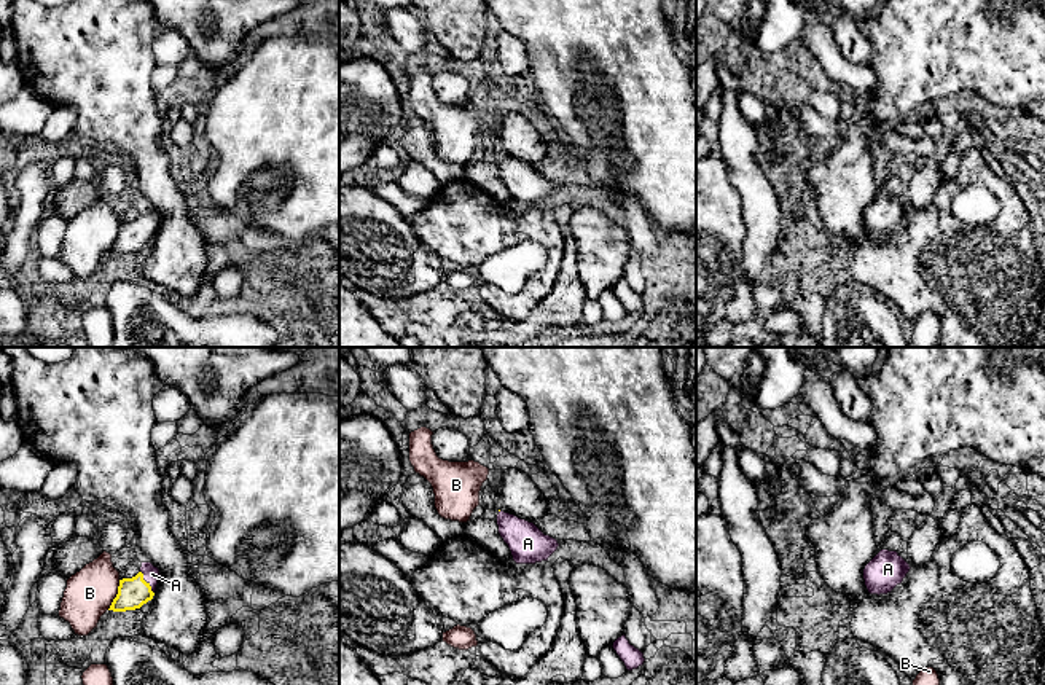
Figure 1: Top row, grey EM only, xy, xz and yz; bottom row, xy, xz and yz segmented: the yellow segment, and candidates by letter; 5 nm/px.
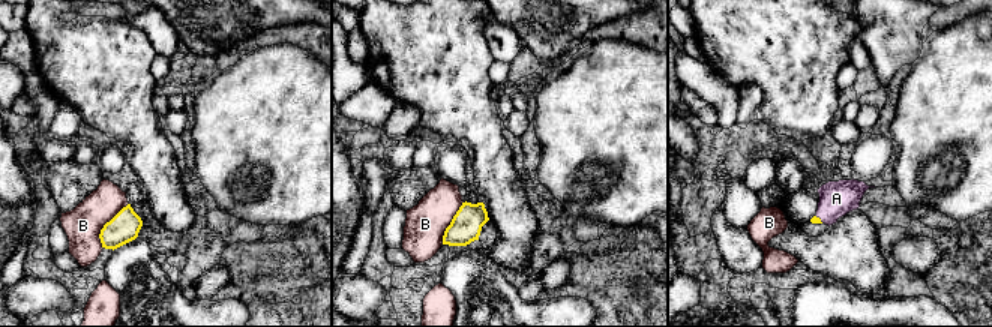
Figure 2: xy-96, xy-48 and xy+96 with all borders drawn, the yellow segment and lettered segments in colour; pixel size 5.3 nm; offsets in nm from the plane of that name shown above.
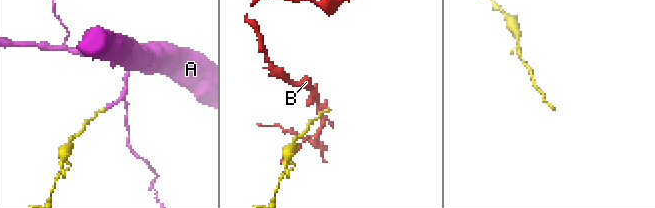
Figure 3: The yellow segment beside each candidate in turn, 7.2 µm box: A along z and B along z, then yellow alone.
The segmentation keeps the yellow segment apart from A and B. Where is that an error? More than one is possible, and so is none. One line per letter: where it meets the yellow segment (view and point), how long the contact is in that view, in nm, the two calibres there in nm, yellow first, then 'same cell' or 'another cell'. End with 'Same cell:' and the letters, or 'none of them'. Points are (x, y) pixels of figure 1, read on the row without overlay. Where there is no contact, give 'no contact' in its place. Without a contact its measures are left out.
A: meets yellow in xy at (145, 225); contact 140 nm long; 160 nm thick on the yellow side, 80 nm on the other; same cell
B: meets yellow in xy at (117, 238); contact 170 nm long; 160 nm thick on the yellow side, 240 nm on the other; another cell
Same cell: A

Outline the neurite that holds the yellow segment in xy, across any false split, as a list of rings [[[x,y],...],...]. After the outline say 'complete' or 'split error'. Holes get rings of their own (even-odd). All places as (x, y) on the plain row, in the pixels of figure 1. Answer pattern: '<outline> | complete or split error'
[[[142,206],[135,220],[119,223],[118,237],[108,253],[126,255],[140,252],[153,242],[159,218],[159,212],[151,206]]] | split error

